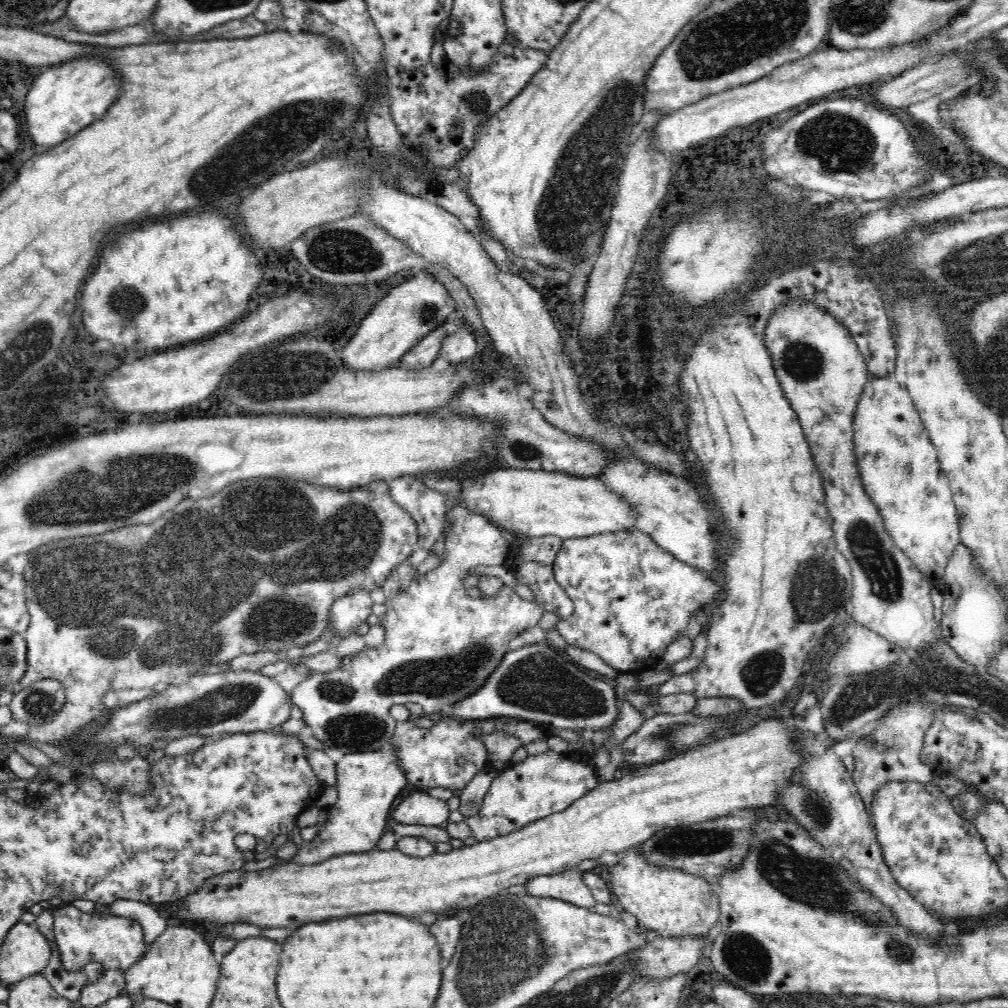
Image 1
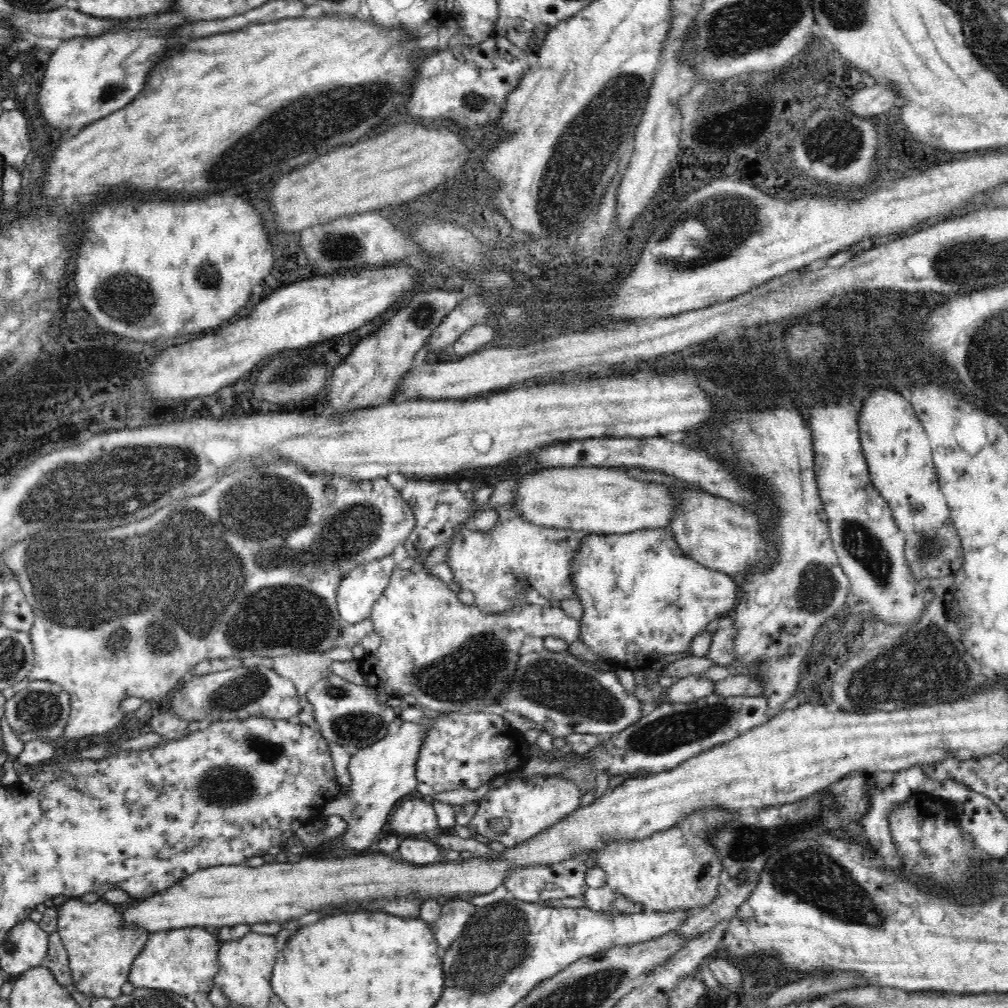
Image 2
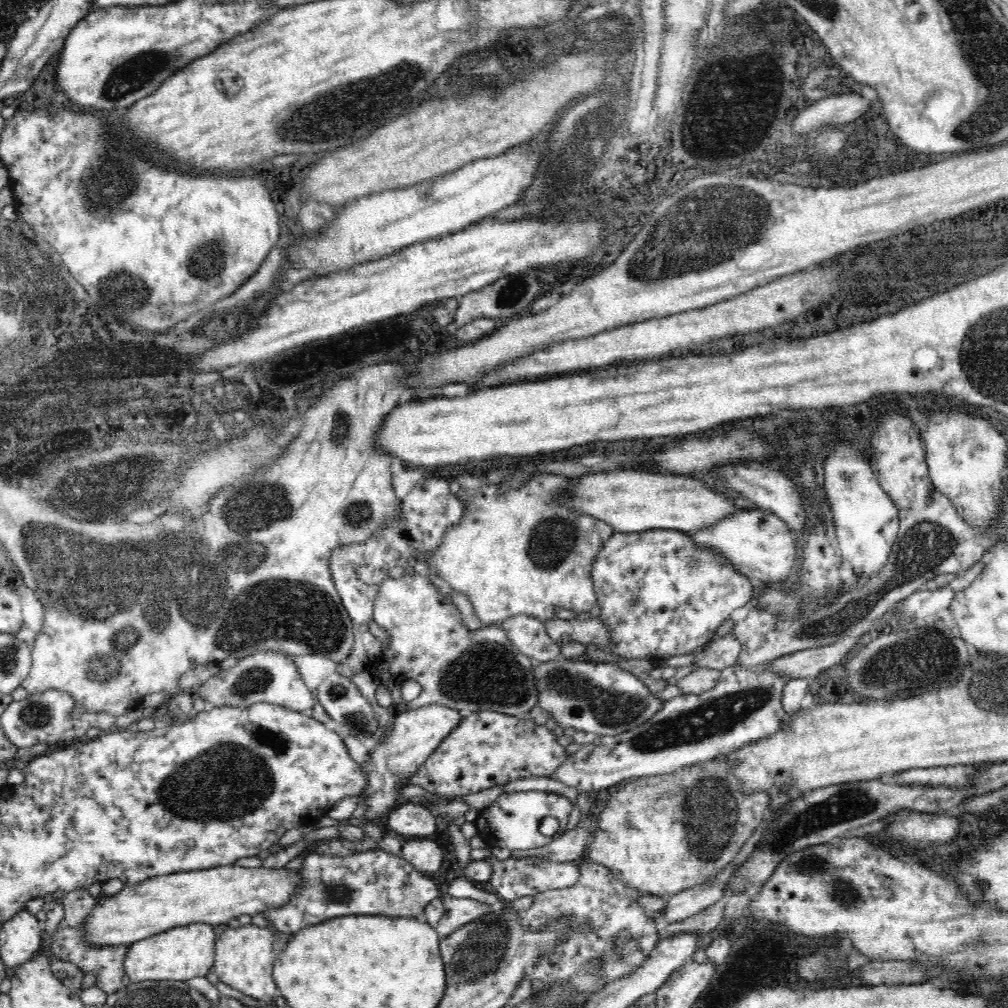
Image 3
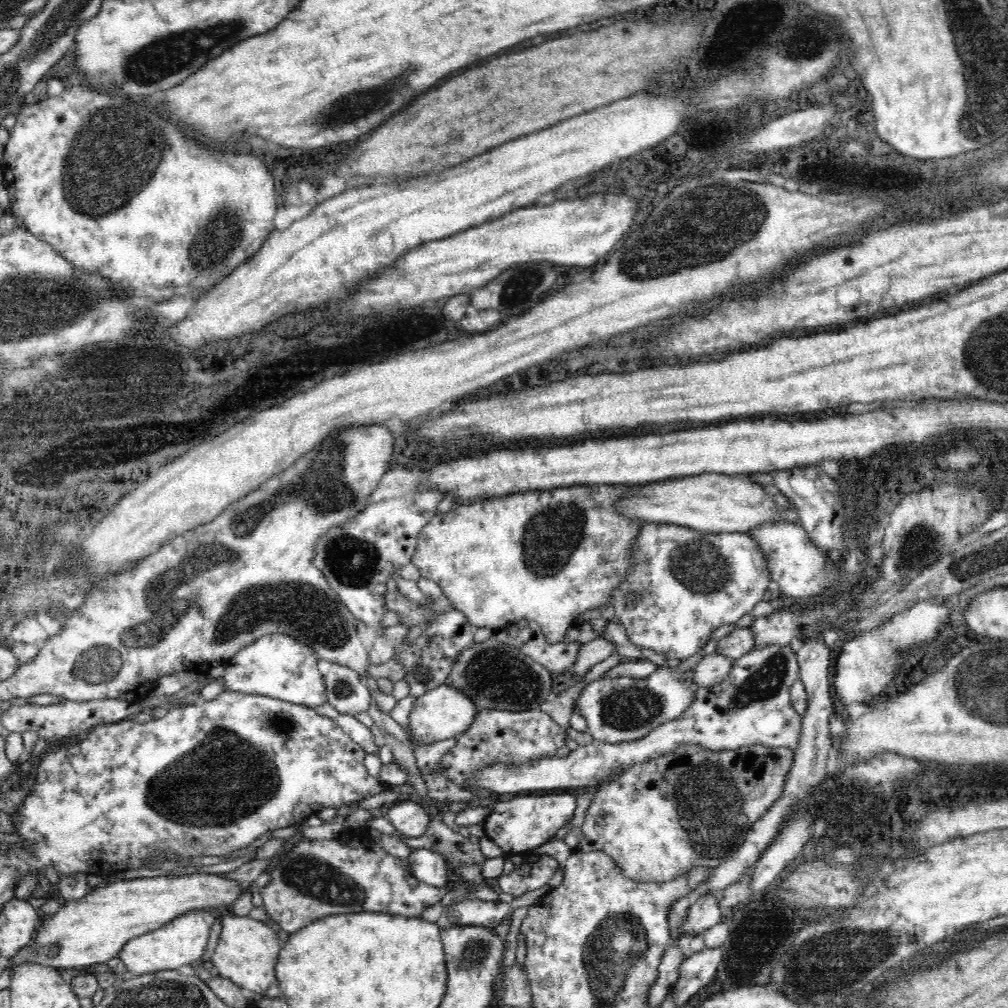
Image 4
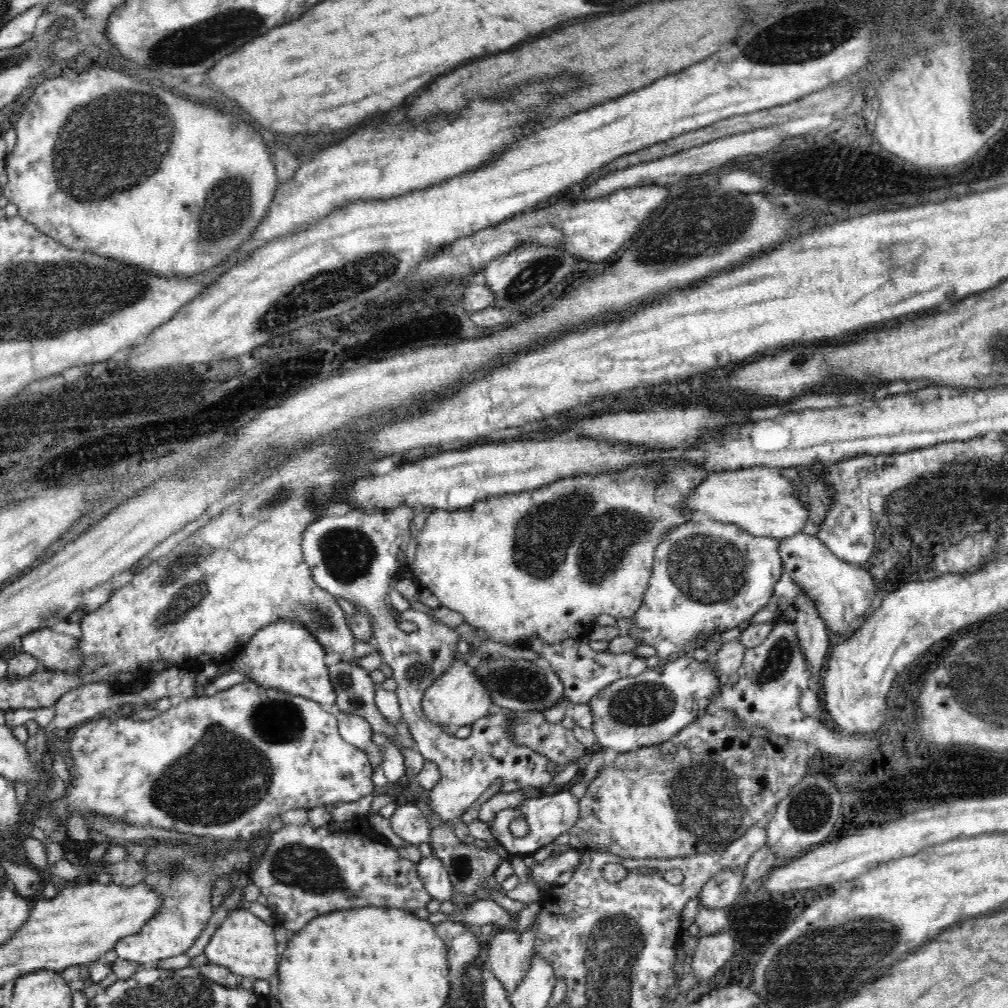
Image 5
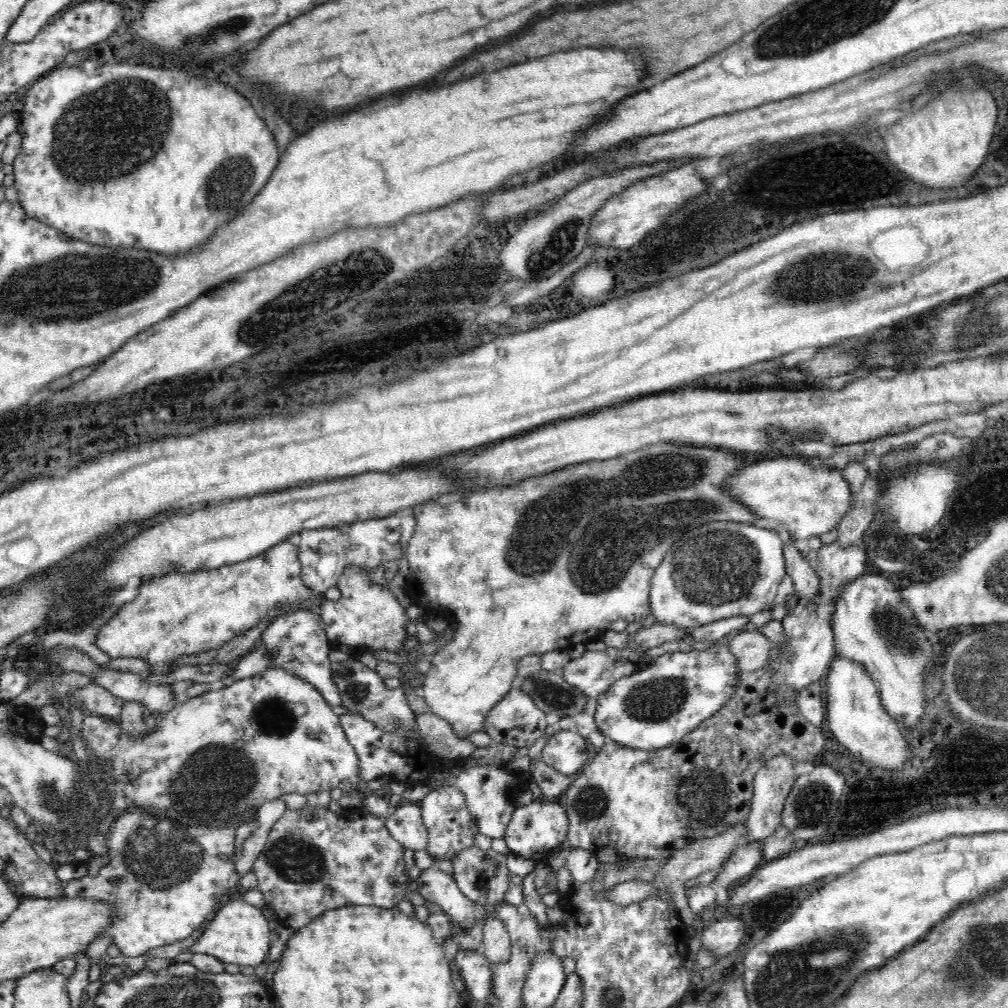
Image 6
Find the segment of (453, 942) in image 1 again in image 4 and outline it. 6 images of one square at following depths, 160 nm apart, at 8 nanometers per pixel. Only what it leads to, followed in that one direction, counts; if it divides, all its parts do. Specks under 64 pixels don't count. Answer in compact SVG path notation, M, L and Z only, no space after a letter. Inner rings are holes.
M462 900L445 908L436 922L440 929L450 926L480 925L494 929L509 918L512 910L506 902L486 902L486 900Z

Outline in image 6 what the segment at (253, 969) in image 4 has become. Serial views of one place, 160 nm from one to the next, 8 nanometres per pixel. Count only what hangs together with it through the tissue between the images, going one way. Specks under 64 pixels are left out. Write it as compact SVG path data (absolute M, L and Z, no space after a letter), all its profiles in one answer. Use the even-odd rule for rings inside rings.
M244 900L226 902L211 918L202 936L190 946L188 952L208 954L226 964L239 964L256 968L264 963L272 935L268 927L268 920L262 910L247 904Z

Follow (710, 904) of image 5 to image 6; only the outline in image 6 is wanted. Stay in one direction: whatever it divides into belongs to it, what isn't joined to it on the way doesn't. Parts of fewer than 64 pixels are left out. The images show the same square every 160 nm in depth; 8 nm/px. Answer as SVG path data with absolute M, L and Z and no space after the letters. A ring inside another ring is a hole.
M762 841L739 846L721 866L715 879L718 884L729 892L752 877L764 860L762 846Z

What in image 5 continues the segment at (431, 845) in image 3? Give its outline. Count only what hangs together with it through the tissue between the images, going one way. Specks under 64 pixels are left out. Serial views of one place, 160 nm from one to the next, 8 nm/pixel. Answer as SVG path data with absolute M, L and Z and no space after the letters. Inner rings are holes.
M426 856L417 863L418 877L422 880L432 900L445 903L450 901L450 896L456 892L450 876L440 859L436 856Z

